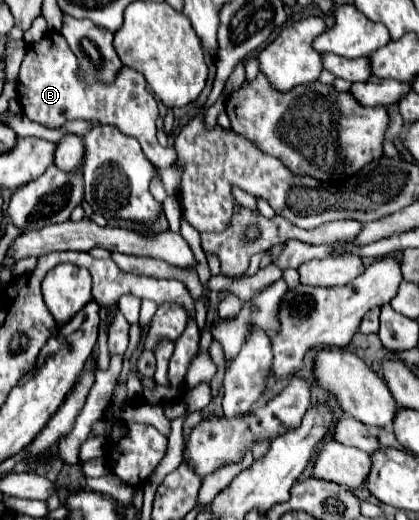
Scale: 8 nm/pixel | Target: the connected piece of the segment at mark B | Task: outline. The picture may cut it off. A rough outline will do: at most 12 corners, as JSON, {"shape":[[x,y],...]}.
{"shape":[[58,32],[28,46],[22,112],[46,128],[95,119],[136,138],[158,168],[158,102],[126,66],[86,88]]}

